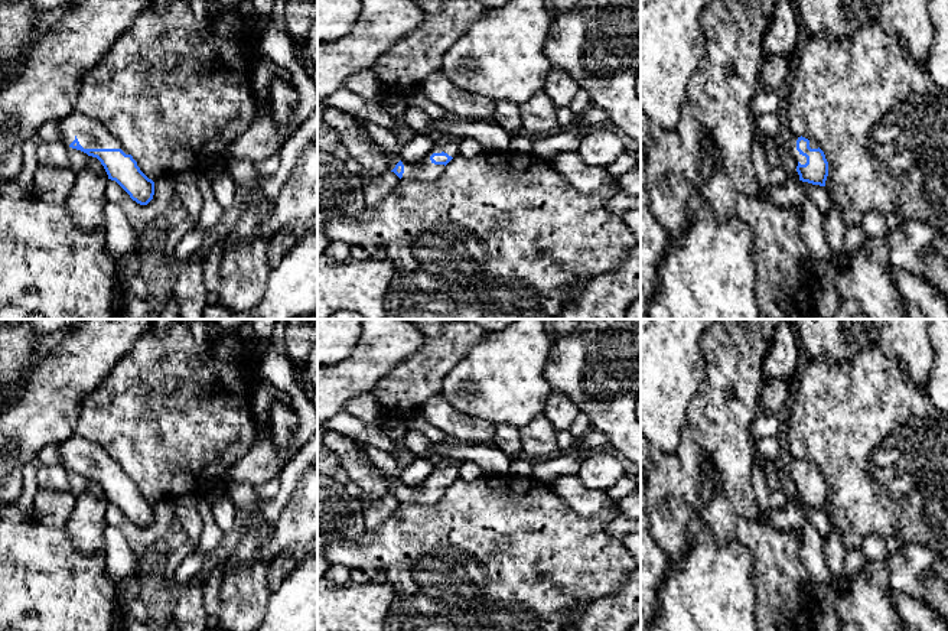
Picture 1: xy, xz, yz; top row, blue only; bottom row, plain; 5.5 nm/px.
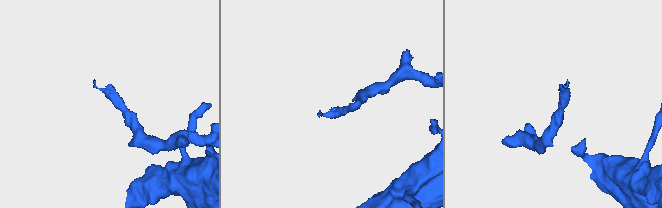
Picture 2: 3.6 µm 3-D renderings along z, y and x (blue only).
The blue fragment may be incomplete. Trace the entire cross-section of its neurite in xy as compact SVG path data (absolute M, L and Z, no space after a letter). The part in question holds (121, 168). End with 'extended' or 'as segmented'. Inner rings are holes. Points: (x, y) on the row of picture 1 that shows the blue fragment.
M71 113L59 121L61 140L65 146L97 157L108 179L115 180L133 201L147 205L154 195L154 182L137 166L133 156L98 121Z; extended

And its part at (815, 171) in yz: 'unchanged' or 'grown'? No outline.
grown

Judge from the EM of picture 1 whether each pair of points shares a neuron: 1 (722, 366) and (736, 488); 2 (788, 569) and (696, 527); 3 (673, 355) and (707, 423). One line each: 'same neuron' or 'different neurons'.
1: same neuron
2: different neurons
3: different neurons

